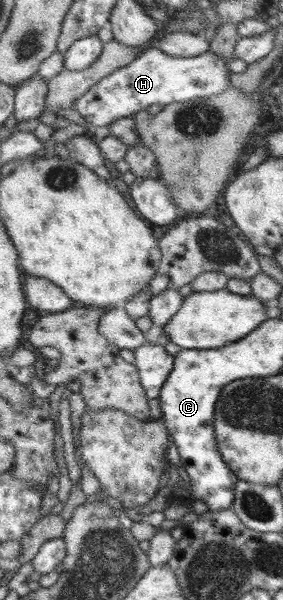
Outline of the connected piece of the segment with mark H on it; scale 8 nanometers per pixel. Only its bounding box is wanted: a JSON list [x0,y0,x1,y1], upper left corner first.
[73,48,230,128]

